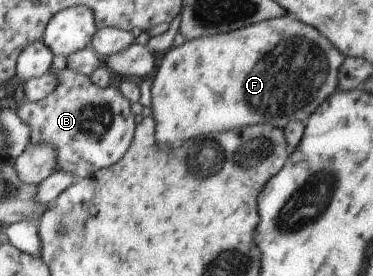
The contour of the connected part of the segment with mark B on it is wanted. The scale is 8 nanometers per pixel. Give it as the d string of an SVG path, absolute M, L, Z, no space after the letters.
M42 40L22 51L18 61L18 78L28 80L43 75L56 75L58 87L40 101L24 100L16 113L22 122L30 126L30 145L52 143L56 147L54 172L72 173L75 182L78 182L102 169L110 168L125 157L136 135L135 115L129 99L116 87L96 87L85 74L67 68L54 71L53 57L52 51Z

